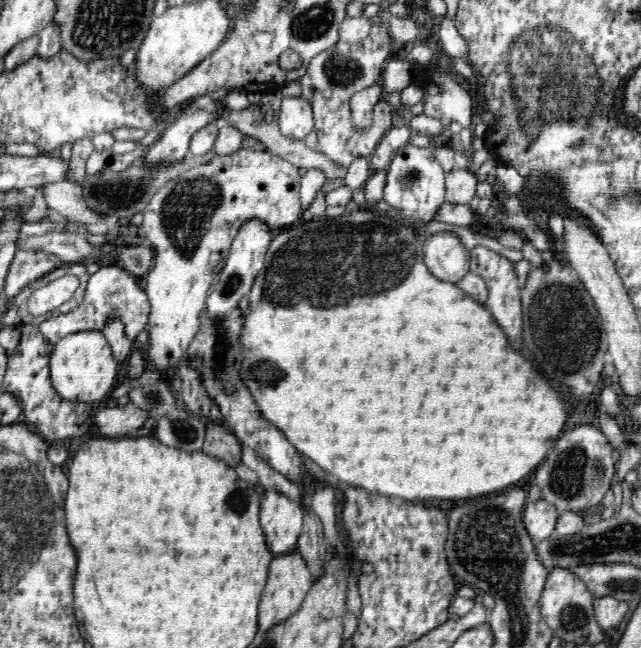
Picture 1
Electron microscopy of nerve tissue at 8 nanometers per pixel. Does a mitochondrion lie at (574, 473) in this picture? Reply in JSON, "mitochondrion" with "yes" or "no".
{"mitochondrion":"yes"}

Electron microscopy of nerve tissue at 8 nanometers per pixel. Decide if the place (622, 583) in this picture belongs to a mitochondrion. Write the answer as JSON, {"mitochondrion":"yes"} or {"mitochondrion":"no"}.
{"mitochondrion":"yes"}

